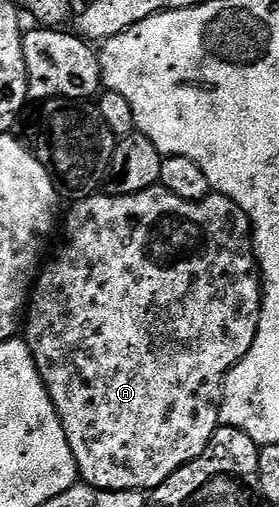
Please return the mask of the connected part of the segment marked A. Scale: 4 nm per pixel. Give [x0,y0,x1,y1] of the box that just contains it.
[24,187,262,491]

